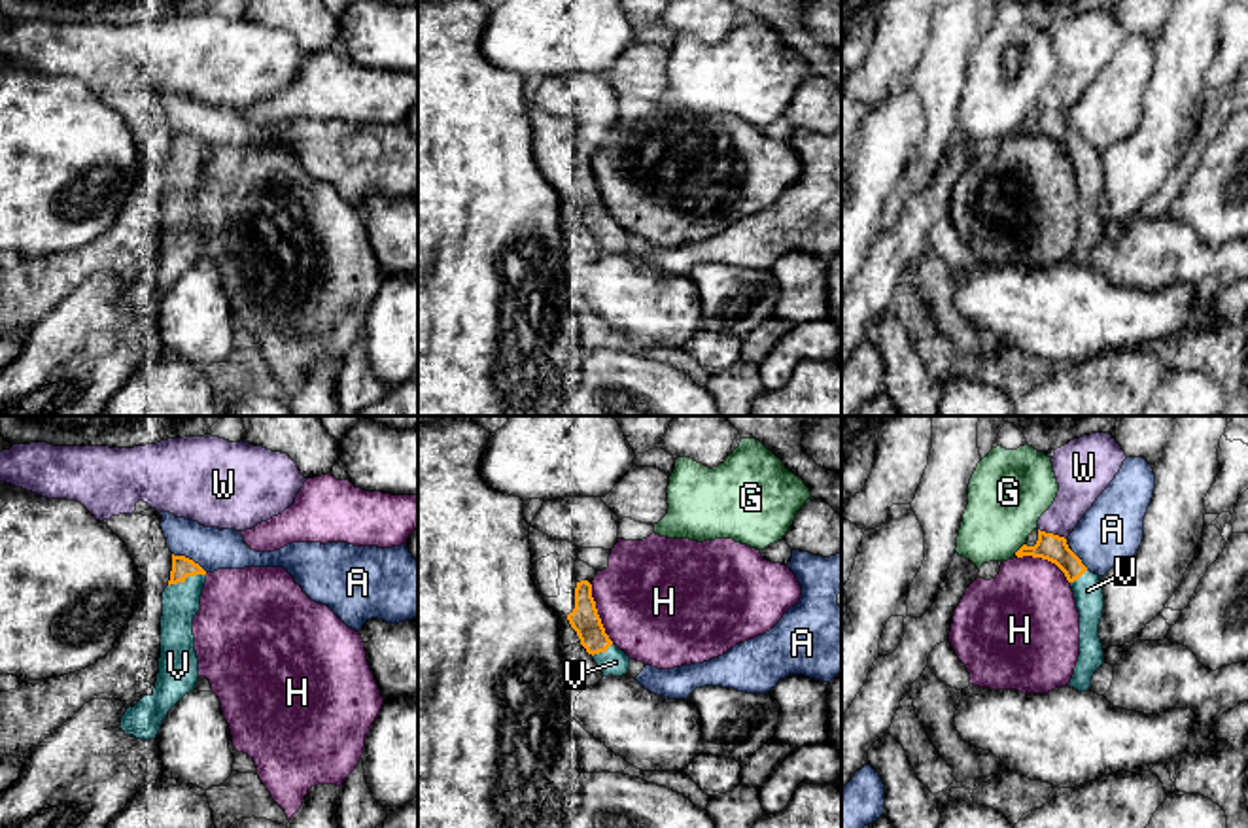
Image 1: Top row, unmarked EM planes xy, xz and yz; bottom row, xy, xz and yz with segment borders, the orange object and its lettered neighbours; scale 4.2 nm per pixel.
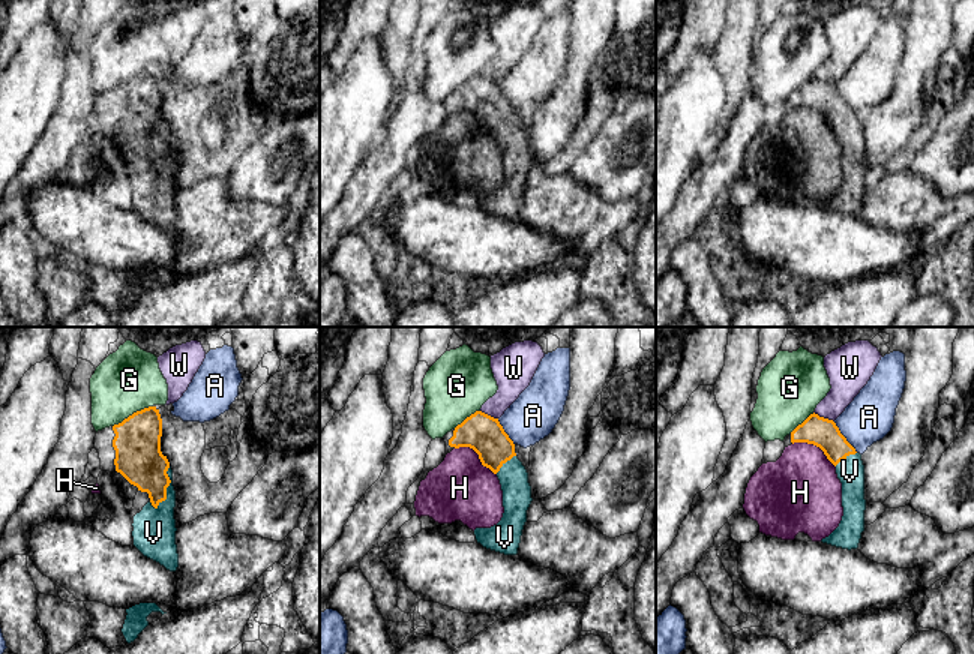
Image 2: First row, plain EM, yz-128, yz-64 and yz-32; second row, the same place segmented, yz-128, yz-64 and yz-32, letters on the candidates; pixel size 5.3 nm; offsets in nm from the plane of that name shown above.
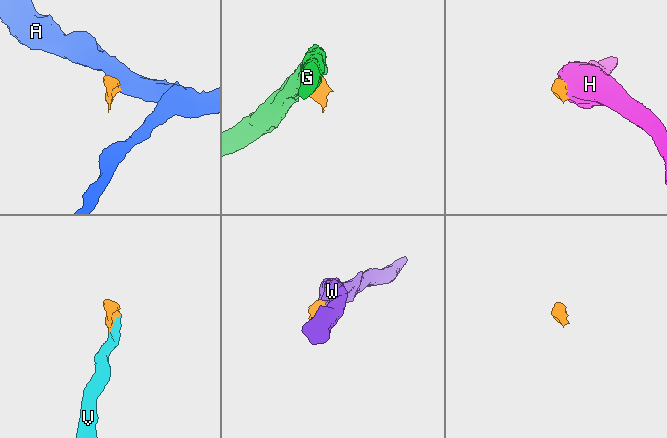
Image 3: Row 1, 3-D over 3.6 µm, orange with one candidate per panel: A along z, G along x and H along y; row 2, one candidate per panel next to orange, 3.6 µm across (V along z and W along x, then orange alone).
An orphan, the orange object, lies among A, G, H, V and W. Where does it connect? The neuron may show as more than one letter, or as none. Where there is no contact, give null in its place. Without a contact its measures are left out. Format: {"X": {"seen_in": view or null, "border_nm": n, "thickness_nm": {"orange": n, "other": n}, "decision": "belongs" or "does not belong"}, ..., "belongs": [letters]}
{"A": {"seen_in": "xy", "border_nm": 170, "thickness_nm": {"orange": 90, "other": 180}, "decision": "does not belong"}, "G": {"seen_in": "yz", "border_nm": 60, "thickness_nm": {"orange": 120, "other": 340}, "decision": "does not belong"}, "H": {"seen_in": "xz", "border_nm": 280, "thickness_nm": {"orange": 120, "other": 500}, "decision": "does not belong"}, "V": {"seen_in": "xy", "border_nm": 170, "thickness_nm": {"orange": 90, "other": 160}, "decision": "belongs"}, "W": {"seen_in": "yz", "border_nm": 130, "thickness_nm": {"orange": 120, "other": 190}, "decision": "does not belong"}, "belongs": ["V"]}

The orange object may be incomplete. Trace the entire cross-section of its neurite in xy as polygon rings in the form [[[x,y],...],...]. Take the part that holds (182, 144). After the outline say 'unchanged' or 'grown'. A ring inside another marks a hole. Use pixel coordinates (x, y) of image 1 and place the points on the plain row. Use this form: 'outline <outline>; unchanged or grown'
outline [[[172,130],[168,163],[163,168],[161,234],[151,272],[121,293],[121,306],[136,316],[155,316],[170,285],[199,257],[193,195],[200,187],[206,147],[185,132]]]; grown

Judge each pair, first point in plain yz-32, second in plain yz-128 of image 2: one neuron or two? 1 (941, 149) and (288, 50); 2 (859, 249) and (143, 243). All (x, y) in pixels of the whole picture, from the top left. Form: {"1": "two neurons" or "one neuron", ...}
{"1": "two neurons", "2": "one neuron"}

